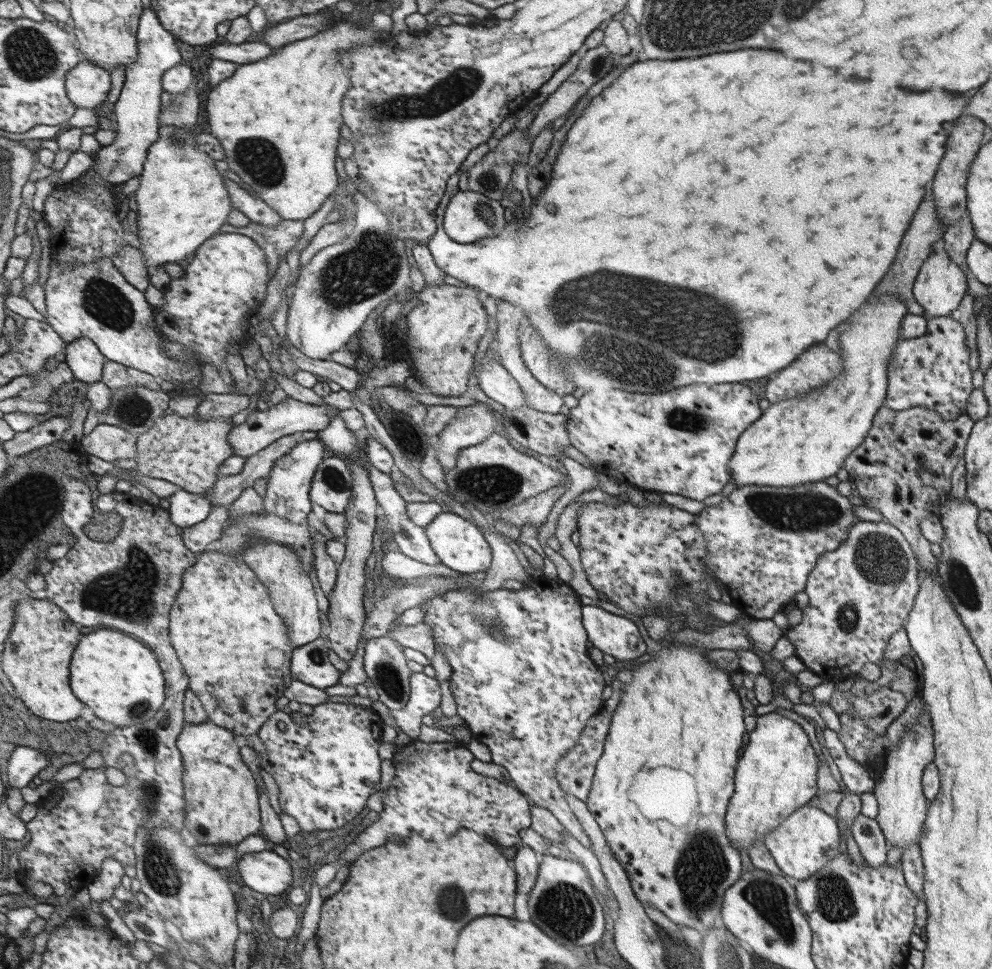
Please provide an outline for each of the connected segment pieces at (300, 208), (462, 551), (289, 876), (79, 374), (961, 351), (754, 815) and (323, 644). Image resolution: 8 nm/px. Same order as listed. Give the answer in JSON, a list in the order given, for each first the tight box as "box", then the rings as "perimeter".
[{"box":[209,22,388,220],"perimeter":[[[338,22],[264,60],[242,65],[236,76],[210,94],[209,122],[226,146],[232,170],[250,184],[256,198],[266,200],[282,217],[308,220],[341,185],[338,146],[346,124],[344,98],[350,92],[350,74],[340,56],[356,44],[378,42],[380,36],[388,32]]]},{"box":[425,512,492,574],"perimeter":[[[442,512],[428,526],[425,526],[425,533],[429,538],[431,547],[440,559],[440,563],[444,566],[462,574],[484,572],[490,568],[490,560],[492,560],[490,546],[484,540],[482,532],[471,521],[454,513]]]},{"box":[238,850,295,896],"perimeter":[[[274,850],[246,853],[238,862],[245,884],[264,895],[278,896],[295,885],[294,862]]]},{"box":[65,338,109,386],"perimeter":[[[80,338],[68,344],[65,360],[74,376],[90,386],[103,380],[109,358],[96,342],[89,338]]]},{"box":[890,316,972,419],"perimeter":[[[949,316],[927,319],[926,332],[918,338],[899,340],[898,354],[890,362],[890,400],[897,409],[928,408],[945,419],[968,414],[972,370],[962,323]]]},{"box":[726,712,818,852],"perimeter":[[[770,712],[757,716],[757,725],[750,732],[748,745],[735,772],[735,791],[726,811],[726,834],[742,852],[749,852],[753,842],[762,840],[780,826],[795,810],[808,804],[816,788],[818,758],[802,726]]]},{"box":[293,637,343,689],"perimeter":[[[320,637],[318,641],[296,649],[293,659],[293,677],[320,689],[341,684],[343,673],[330,660],[332,644],[329,637]]]}]

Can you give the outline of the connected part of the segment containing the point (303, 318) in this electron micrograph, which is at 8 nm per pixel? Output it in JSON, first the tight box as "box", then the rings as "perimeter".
{"box":[287,192,410,359],"perimeter":[[[360,192],[354,194],[354,203],[357,211],[353,218],[354,226],[349,236],[342,243],[325,248],[308,264],[301,268],[297,291],[293,302],[290,304],[288,315],[287,336],[290,342],[306,356],[315,359],[330,359],[336,350],[343,350],[350,338],[360,330],[366,322],[368,314],[390,296],[399,296],[404,293],[410,283],[410,256],[406,252],[404,239],[398,238],[393,233],[393,224],[381,212],[376,203],[370,202]]]}

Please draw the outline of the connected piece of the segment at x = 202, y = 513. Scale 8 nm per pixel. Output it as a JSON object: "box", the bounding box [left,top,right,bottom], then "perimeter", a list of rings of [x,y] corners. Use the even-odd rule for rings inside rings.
{"box":[170,488,214,529],"perimeter":[[[184,488],[170,498],[170,502],[173,519],[183,529],[208,520],[214,507],[206,494],[196,494]]]}

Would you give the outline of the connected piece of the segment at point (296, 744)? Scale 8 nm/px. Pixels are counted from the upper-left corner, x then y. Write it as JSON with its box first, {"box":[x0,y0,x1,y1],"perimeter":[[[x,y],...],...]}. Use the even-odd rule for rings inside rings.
{"box":[259,703,382,832],"perimeter":[[[331,703],[322,704],[314,707],[313,713],[304,718],[304,725],[298,725],[296,720],[292,717],[290,710],[278,711],[270,720],[262,727],[259,732],[261,740],[264,742],[266,749],[260,753],[263,756],[263,768],[268,772],[271,772],[281,786],[281,800],[277,803],[281,812],[286,812],[295,816],[302,825],[302,828],[306,832],[314,832],[317,830],[342,830],[356,814],[360,814],[364,808],[366,808],[366,800],[368,796],[372,796],[376,792],[376,785],[380,782],[380,758],[378,758],[378,746],[380,746],[382,736],[382,719],[378,714],[369,707],[361,707],[360,705],[345,704],[345,703]],[[280,720],[287,724],[286,731],[280,728]]]}

